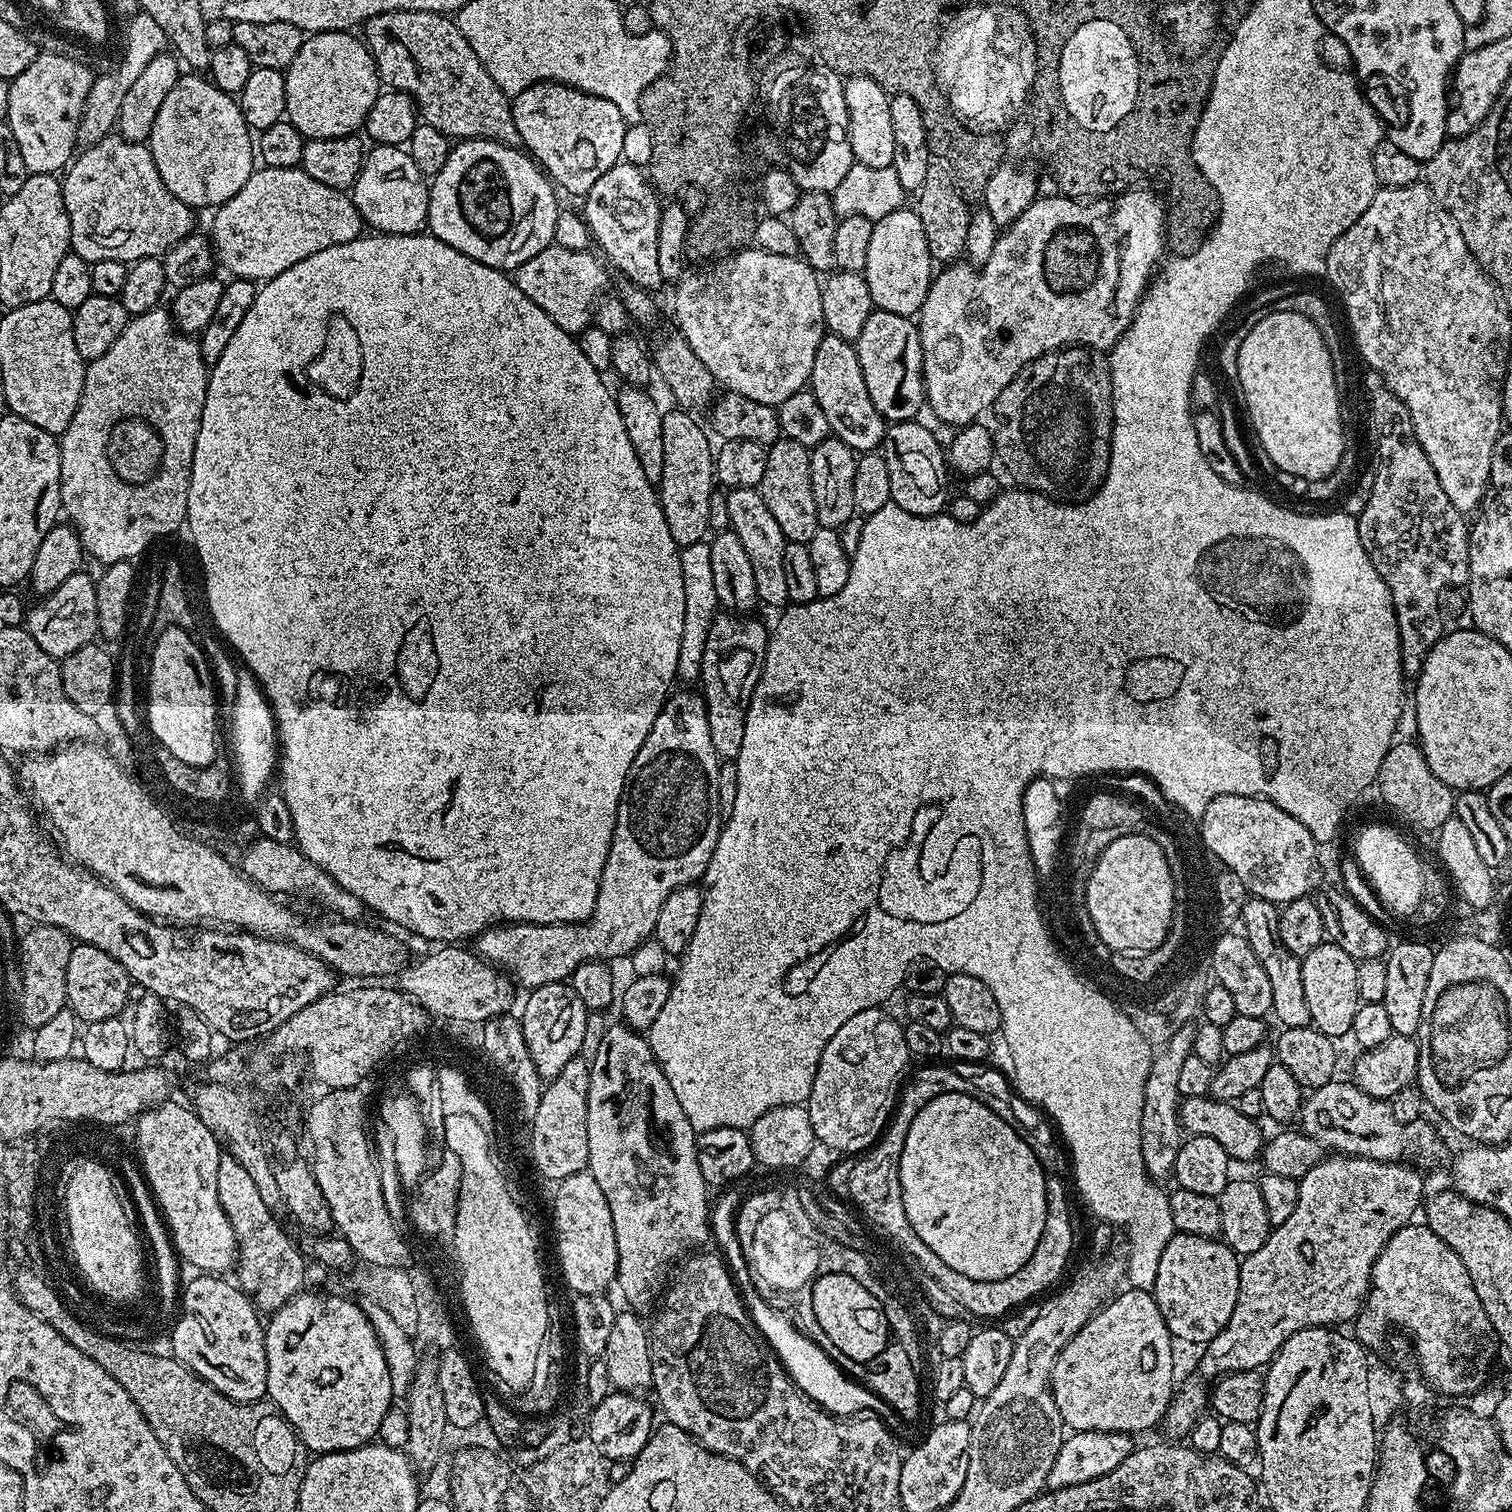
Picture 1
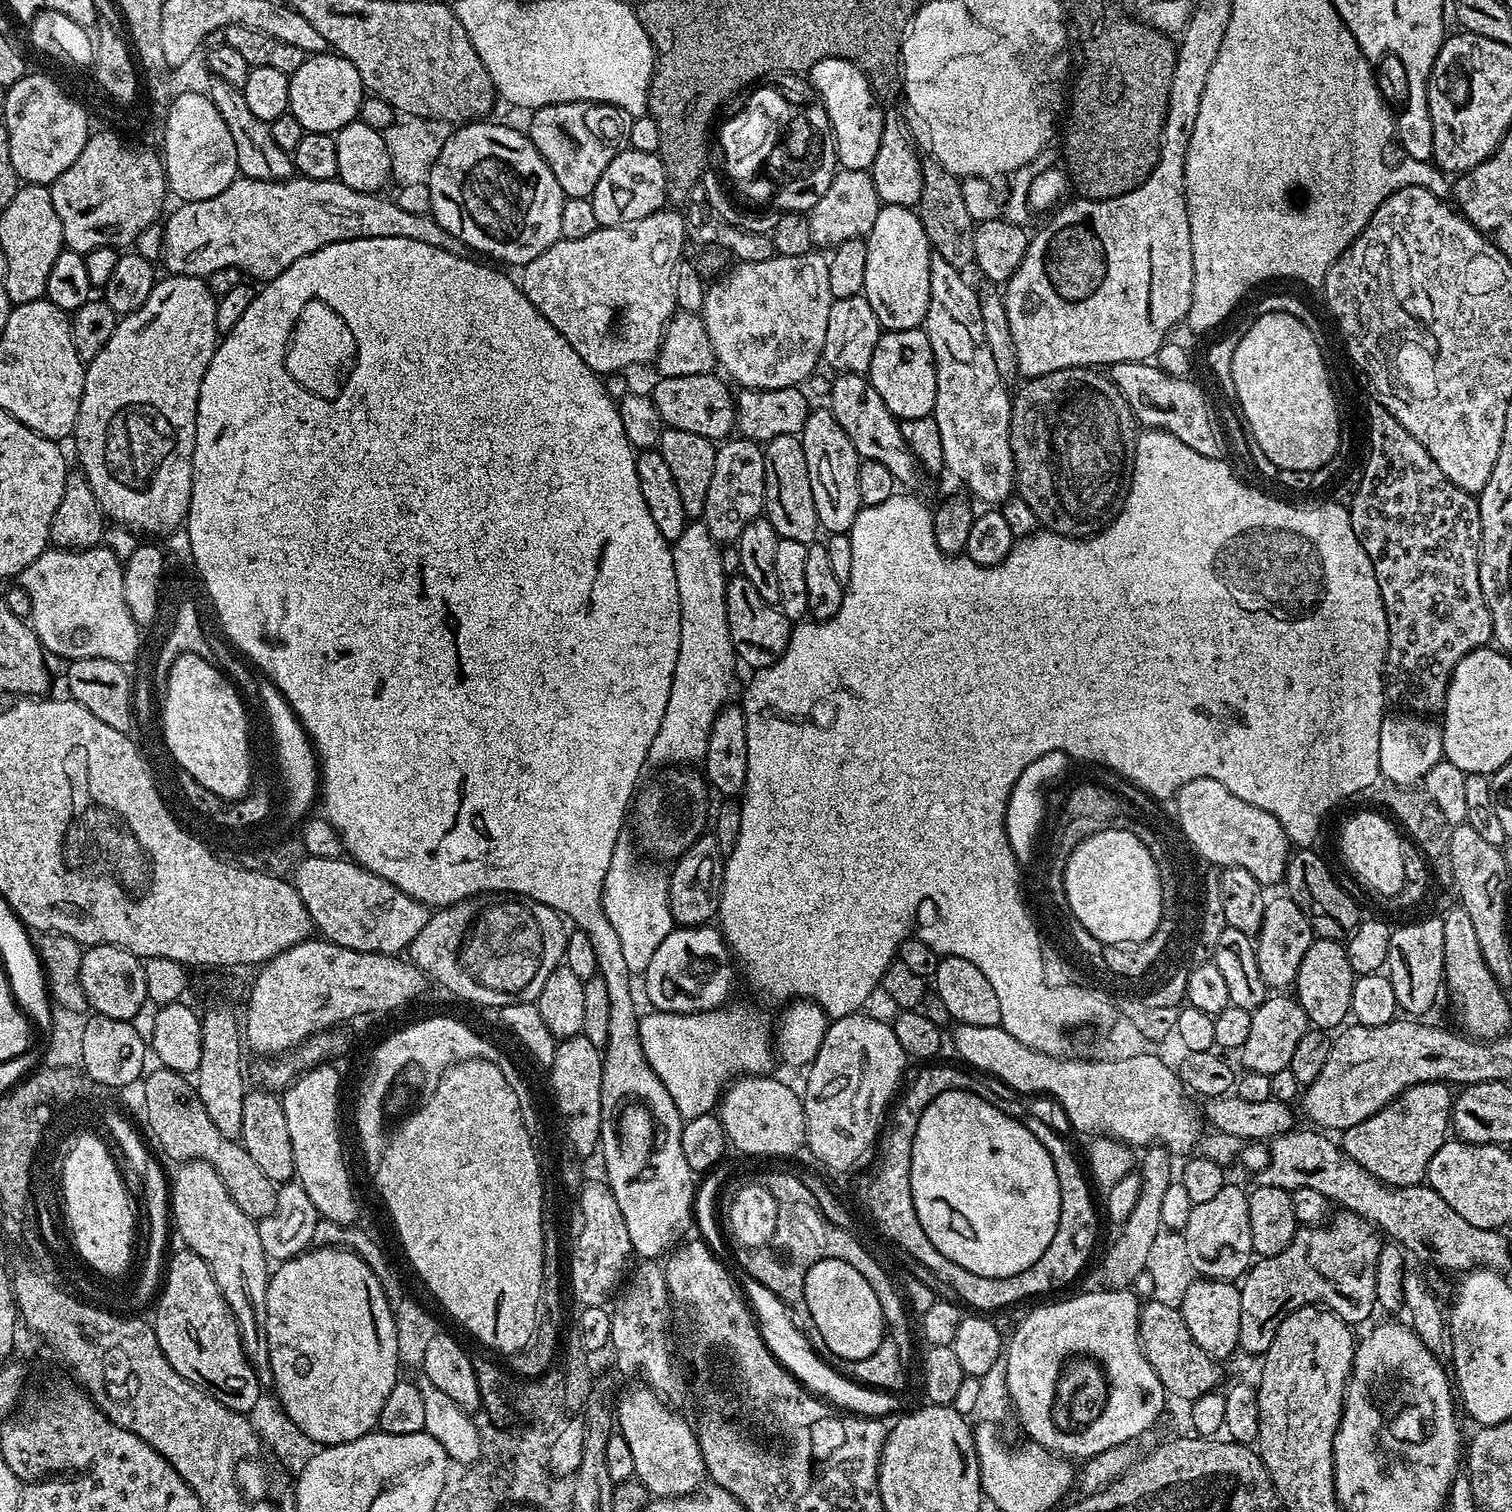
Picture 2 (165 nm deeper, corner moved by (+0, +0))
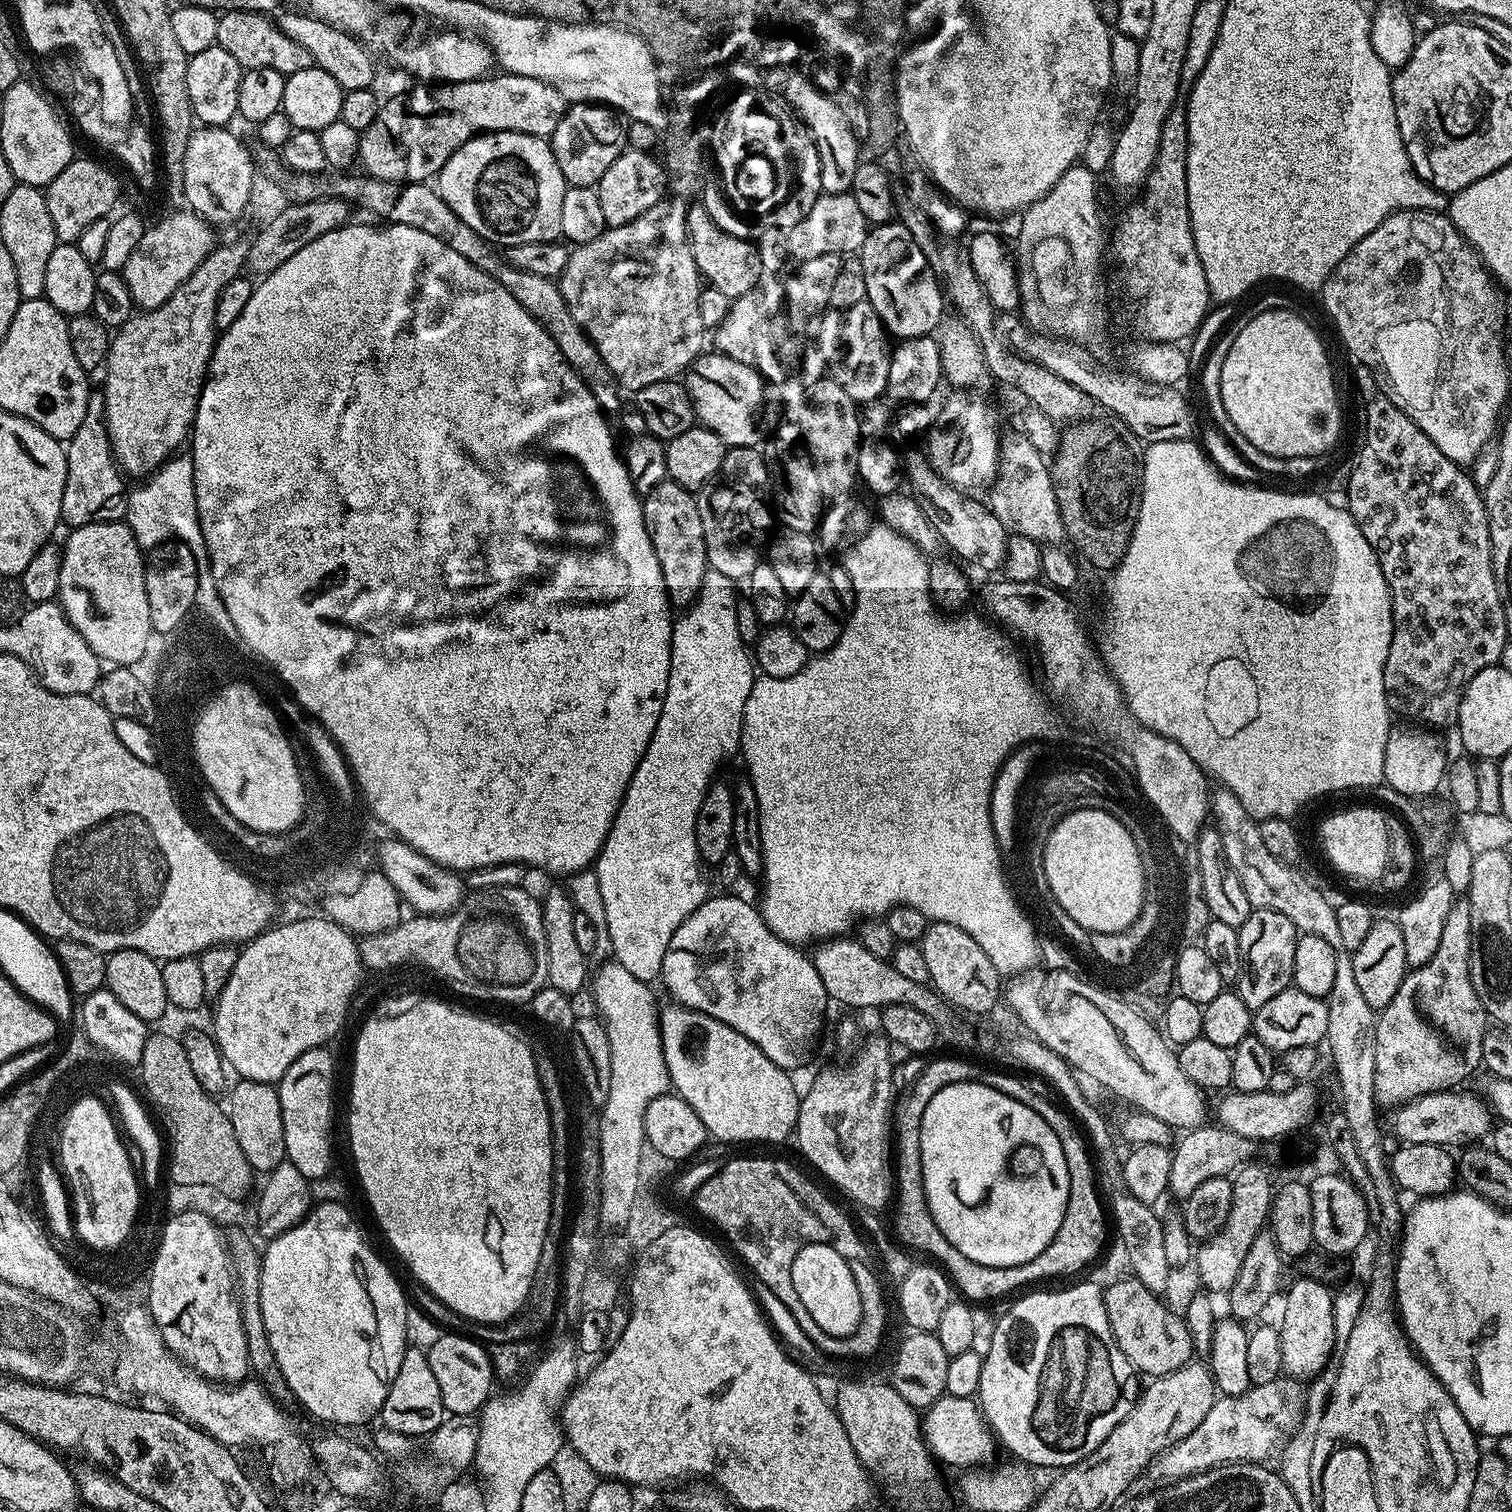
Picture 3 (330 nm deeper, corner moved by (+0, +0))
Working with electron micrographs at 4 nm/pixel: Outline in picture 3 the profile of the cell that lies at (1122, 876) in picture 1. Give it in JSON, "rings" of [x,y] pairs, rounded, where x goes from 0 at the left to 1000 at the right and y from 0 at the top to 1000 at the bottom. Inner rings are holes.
{"rings":[[[713,535],[702,540],[690,560],[694,589],[702,601],[720,618],[743,616],[753,607],[757,575],[753,560],[739,540],[729,535]]]}

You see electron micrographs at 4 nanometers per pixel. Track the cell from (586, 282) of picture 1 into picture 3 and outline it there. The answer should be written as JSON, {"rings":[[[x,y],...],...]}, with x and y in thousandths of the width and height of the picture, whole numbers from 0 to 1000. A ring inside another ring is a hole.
{"rings":[[[440,131],[437,132],[433,136],[430,136],[430,139],[427,139],[427,142],[422,142],[422,144],[419,144],[419,147],[414,147],[408,151],[401,150],[398,155],[396,155],[396,157],[393,157],[393,160],[388,160],[379,163],[376,167],[374,179],[372,179],[372,181],[369,184],[370,194],[372,197],[374,197],[374,202],[377,202],[377,208],[380,208],[380,213],[382,213],[382,216],[385,216],[385,218],[389,222],[390,226],[393,226],[396,234],[398,234],[398,239],[401,239],[403,247],[406,247],[407,253],[410,255],[411,257],[415,259],[416,257],[416,260],[418,261],[420,261],[425,255],[431,255],[432,253],[448,251],[450,247],[454,246],[455,243],[467,230],[467,218],[464,216],[464,210],[462,205],[464,183],[459,173],[459,168],[456,165],[455,153],[454,152],[454,141],[455,135],[452,132]]]}

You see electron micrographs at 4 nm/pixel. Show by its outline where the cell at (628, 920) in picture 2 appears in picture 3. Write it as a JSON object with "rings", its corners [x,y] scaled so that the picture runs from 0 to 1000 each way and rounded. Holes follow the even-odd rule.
{"rings":[[[470,377],[464,382],[464,388],[462,390],[460,396],[446,408],[444,413],[444,427],[443,427],[443,448],[440,454],[440,462],[438,464],[438,472],[435,475],[435,480],[433,480],[433,488],[430,488],[430,493],[427,493],[427,499],[425,501],[425,504],[422,504],[422,509],[419,509],[418,517],[413,526],[413,530],[410,531],[409,538],[403,546],[403,552],[399,559],[397,560],[397,565],[394,567],[393,572],[396,588],[398,589],[399,599],[401,599],[401,609],[403,612],[403,623],[405,624],[405,632],[407,637],[414,639],[415,643],[419,644],[419,647],[427,649],[431,649],[431,647],[434,648],[437,645],[438,634],[440,633],[440,628],[443,626],[446,616],[470,593],[468,585],[466,583],[466,572],[464,569],[463,563],[460,559],[462,536],[464,533],[464,528],[467,528],[468,521],[471,519],[472,516],[474,515],[476,511],[474,510],[476,509],[476,505],[484,497],[487,497],[489,495],[489,483],[492,477],[493,462],[496,462],[497,452],[501,449],[501,445],[499,444],[499,437],[496,433],[495,427],[493,426],[492,423],[488,419],[488,406],[487,405],[488,392],[487,392],[487,389],[488,389],[487,384],[480,382],[480,380],[475,380]]]}

